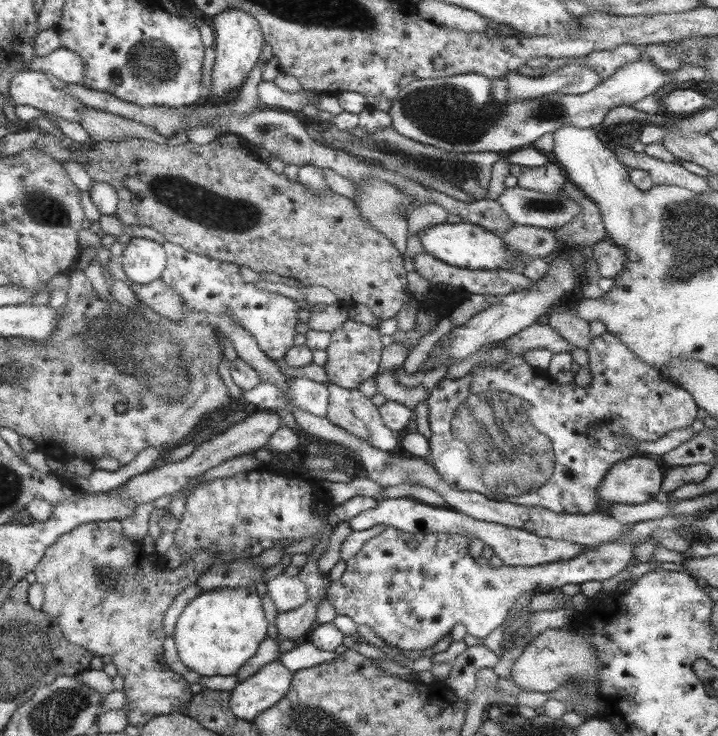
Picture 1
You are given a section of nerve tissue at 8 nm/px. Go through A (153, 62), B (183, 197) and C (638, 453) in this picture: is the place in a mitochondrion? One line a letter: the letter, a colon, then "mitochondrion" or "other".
A: mitochondrion
B: mitochondrion
C: other

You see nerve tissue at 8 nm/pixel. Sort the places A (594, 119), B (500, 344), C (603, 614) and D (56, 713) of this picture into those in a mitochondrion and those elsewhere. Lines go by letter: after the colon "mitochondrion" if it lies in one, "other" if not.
A: other
B: other
C: other
D: mitochondrion

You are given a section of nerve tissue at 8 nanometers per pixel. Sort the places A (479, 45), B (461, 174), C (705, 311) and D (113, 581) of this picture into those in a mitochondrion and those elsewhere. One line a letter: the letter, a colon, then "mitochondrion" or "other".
A: other
B: mitochondrion
C: other
D: mitochondrion

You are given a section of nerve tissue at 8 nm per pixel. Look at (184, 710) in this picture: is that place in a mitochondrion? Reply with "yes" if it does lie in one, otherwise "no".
no

